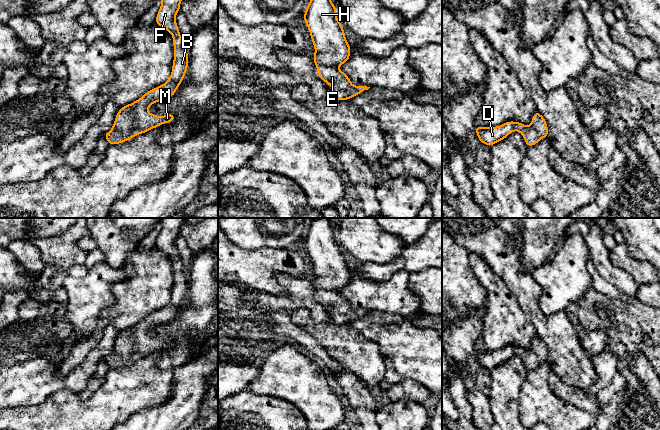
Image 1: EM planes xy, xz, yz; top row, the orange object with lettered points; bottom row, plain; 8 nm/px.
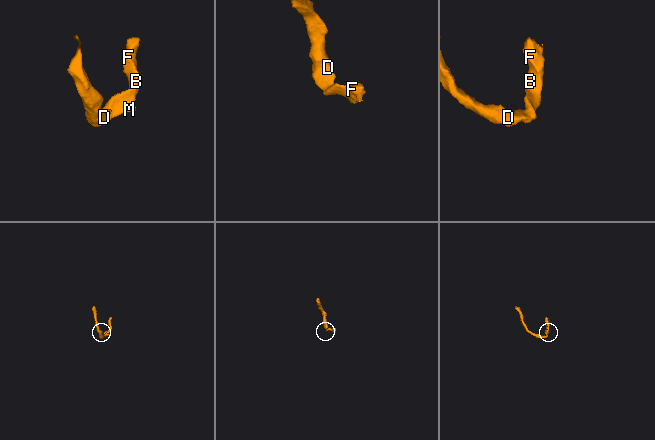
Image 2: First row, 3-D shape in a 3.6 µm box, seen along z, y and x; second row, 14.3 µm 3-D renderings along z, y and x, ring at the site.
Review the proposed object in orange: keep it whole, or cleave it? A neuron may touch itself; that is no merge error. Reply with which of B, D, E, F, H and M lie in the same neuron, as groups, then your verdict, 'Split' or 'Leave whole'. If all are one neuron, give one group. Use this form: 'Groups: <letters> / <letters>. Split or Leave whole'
Groups: B D E F H M. Leave whole

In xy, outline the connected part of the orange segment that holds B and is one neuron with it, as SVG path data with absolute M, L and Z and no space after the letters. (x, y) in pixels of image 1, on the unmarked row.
M161 218L161 231L155 247L172 258L174 284L169 303L158 311L146 316L140 323L119 333L112 353L103 359L109 369L120 368L131 362L154 353L164 347L175 344L174 338L165 340L150 338L148 332L156 326L172 321L182 307L188 293L187 271L181 263L181 258L175 240L180 235L180 227L186 218Z

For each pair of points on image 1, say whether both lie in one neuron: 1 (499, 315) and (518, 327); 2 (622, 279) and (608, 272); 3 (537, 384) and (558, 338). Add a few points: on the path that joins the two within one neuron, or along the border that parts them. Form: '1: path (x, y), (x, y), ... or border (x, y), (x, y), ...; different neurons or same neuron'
1: path (504, 320), (513, 326); same neuron
2: path (619, 278), (611, 273); same neuron
3: border (547, 361), (551, 369); different neurons

